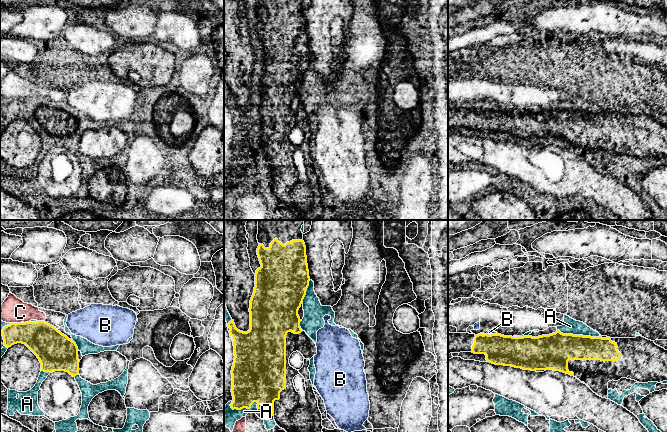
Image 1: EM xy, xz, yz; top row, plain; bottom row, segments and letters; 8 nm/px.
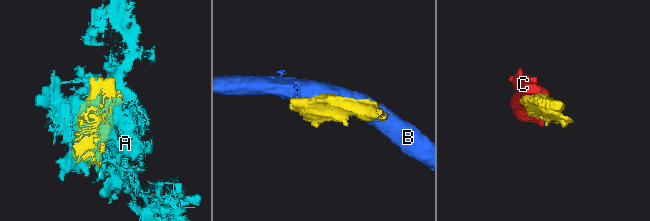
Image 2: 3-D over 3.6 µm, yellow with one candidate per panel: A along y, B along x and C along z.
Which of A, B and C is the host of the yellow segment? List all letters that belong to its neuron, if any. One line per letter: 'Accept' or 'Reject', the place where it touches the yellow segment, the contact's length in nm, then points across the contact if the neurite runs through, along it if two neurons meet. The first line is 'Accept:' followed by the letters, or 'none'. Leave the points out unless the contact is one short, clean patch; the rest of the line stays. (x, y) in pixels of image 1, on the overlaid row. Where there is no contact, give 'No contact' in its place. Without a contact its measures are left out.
Accept: none
A: Reject. Touches yellow at yz (578, 335). Shared border 340 nm
B: Reject. Touches yellow at yz (491, 334). Shared border 100 nm. Boundary: yz (497, 333), (486, 334)
C: Reject. Touches yellow at xy (26, 322). Shared border 50 nm

